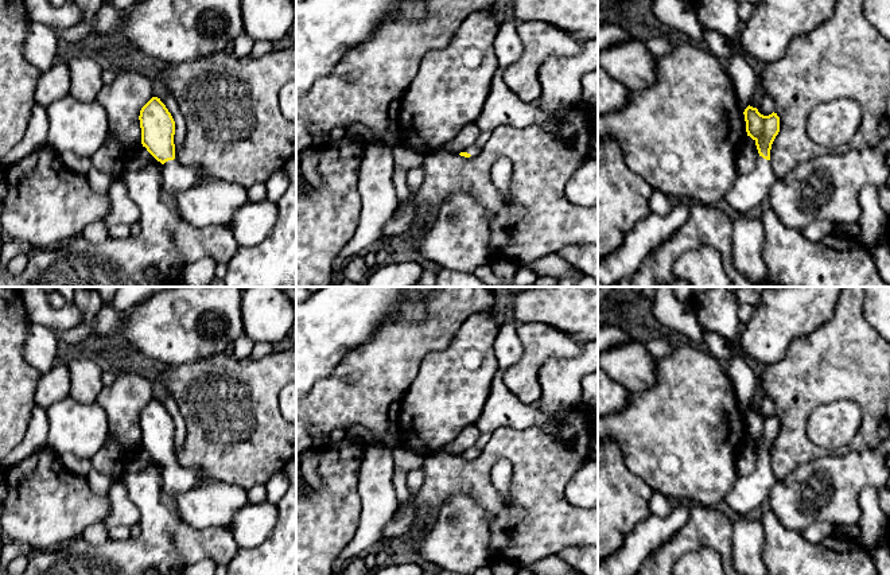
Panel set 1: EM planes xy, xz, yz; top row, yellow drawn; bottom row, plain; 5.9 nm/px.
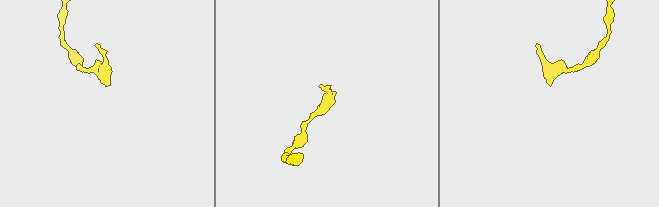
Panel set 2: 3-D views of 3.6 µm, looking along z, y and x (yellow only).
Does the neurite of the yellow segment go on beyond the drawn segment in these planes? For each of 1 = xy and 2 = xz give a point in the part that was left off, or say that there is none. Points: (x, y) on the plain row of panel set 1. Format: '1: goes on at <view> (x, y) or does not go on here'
1: goes on at xy (177, 480)
2: goes on at xz (475, 450)

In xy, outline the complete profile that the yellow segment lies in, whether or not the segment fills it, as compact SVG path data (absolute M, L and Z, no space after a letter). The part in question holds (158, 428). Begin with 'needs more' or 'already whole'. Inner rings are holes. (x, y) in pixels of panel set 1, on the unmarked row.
needs more; M152 399L140 412L141 446L163 466L162 492L168 502L190 485L203 482L198 471L182 467L175 462L175 423L158 399Z

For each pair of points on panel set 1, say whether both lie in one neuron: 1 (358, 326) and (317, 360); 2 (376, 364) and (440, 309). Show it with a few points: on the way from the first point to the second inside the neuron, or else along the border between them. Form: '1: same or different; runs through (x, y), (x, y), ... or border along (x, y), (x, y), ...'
1: same; runs through (348, 329), (327, 349)
2: same; runs through (393, 356), (427, 326)

